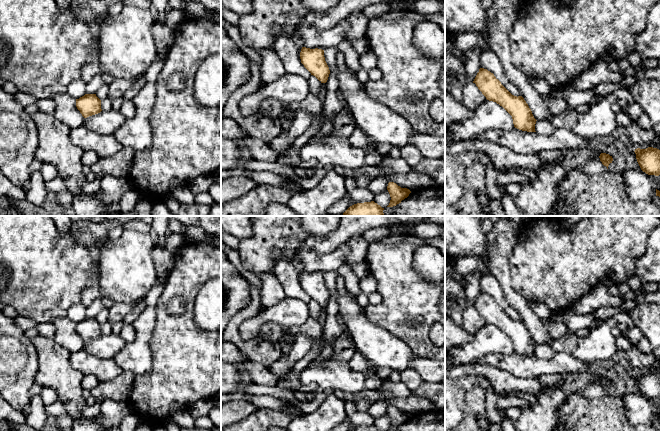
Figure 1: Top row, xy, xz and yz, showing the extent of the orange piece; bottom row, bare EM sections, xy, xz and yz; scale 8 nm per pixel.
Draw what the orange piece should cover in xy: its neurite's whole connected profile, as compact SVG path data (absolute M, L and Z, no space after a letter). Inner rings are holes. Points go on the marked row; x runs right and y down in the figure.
M85 94L76 99L76 107L84 118L98 114L102 111L101 100L96 94Z

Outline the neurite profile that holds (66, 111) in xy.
M68 92L55 94L52 100L56 104L54 115L69 128L82 126L84 117L76 107L76 99Z

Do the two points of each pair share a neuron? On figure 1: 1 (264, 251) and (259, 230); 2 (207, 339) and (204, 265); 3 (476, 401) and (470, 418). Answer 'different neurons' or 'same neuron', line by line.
1: same neuron
2: same neuron
3: same neuron

